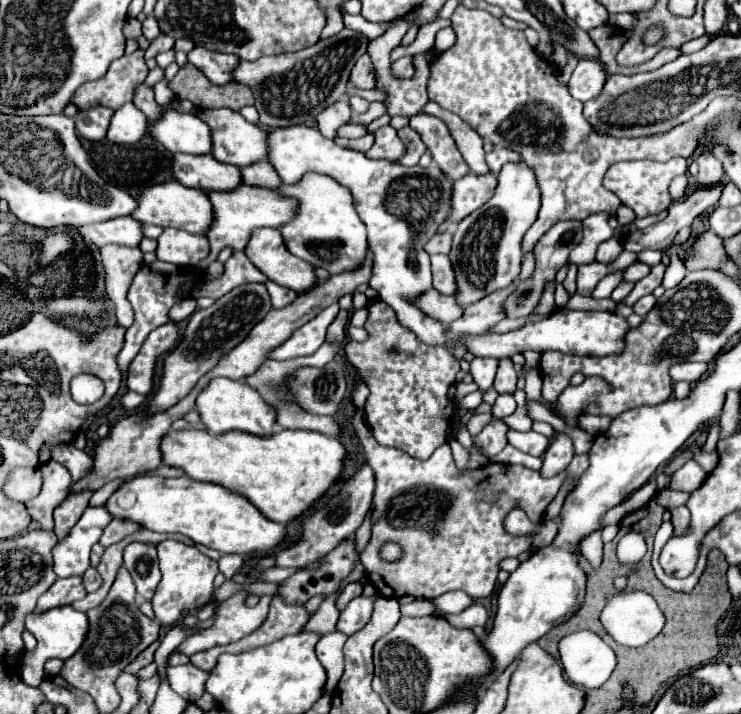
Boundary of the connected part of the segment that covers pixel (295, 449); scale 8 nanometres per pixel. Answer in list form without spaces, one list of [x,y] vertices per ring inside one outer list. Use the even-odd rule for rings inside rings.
[[[205,429],[169,431],[161,439],[163,463],[179,467],[195,481],[217,483],[229,491],[247,497],[267,519],[289,523],[311,507],[339,477],[345,459],[345,447],[315,431],[277,431],[269,437],[249,435],[245,431],[227,431],[211,435]]]

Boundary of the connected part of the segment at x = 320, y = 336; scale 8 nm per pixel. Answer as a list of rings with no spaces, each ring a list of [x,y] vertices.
[[[333,303],[333,305],[325,307],[323,311],[319,311],[315,319],[311,319],[309,323],[305,323],[303,327],[299,327],[285,343],[281,343],[273,351],[269,351],[267,359],[285,361],[285,359],[301,357],[301,355],[313,355],[323,345],[327,327],[335,319],[337,311],[339,311],[337,303]]]

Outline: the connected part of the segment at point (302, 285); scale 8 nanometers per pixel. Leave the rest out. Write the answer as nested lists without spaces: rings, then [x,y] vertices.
[[[255,229],[245,247],[245,255],[249,255],[249,261],[271,281],[295,289],[297,293],[307,291],[315,283],[313,265],[287,251],[279,229]]]

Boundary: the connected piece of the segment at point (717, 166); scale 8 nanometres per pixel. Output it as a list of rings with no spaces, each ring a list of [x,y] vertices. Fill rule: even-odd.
[[[705,151],[697,157],[697,163],[699,163],[699,175],[695,179],[697,179],[699,187],[713,187],[723,181],[725,171],[723,171],[721,163],[717,163],[717,159],[713,159],[713,155],[709,155]]]

